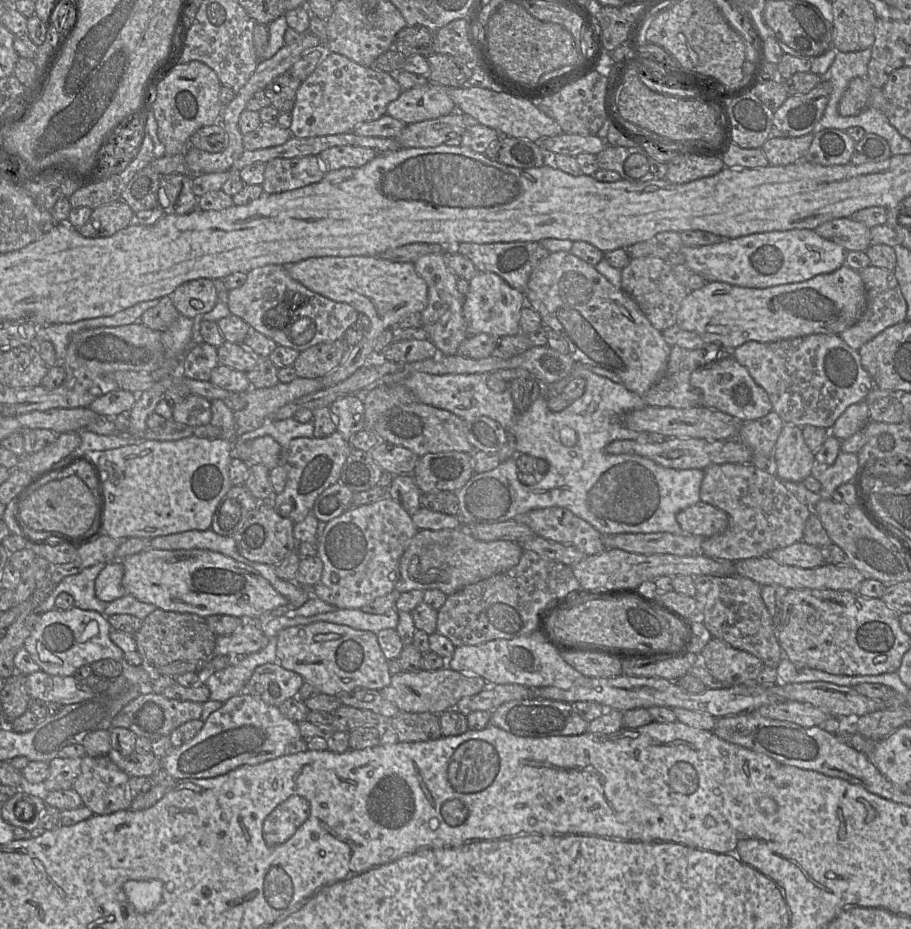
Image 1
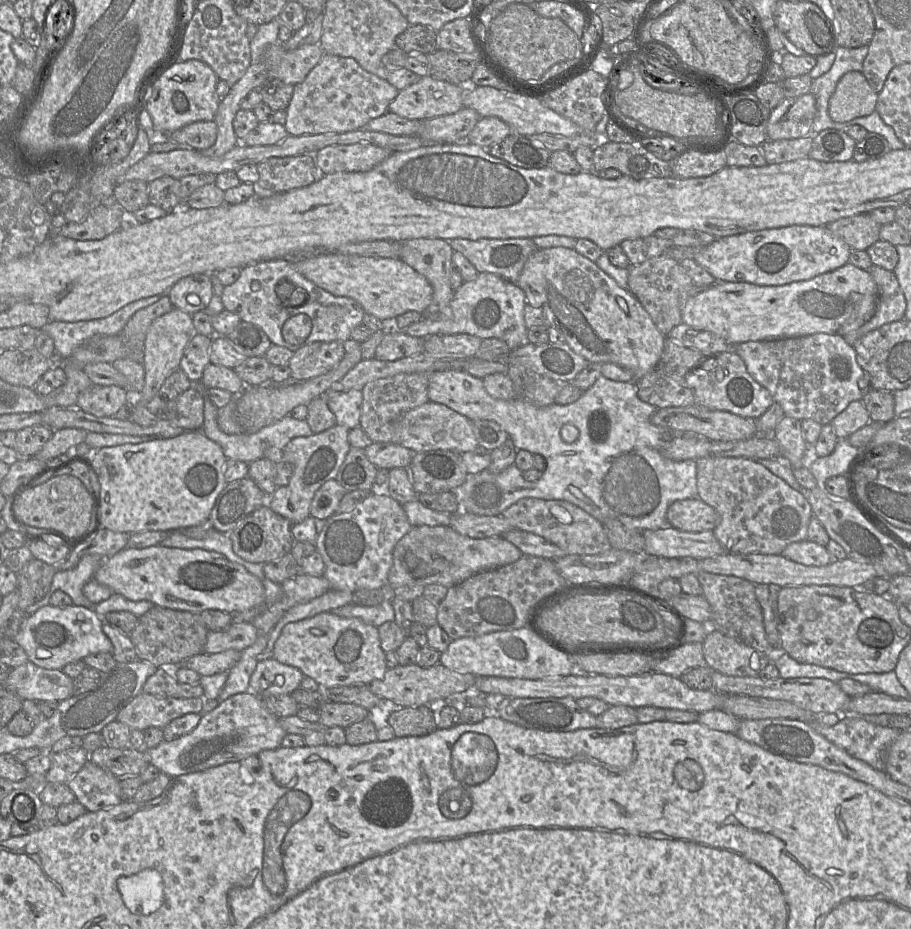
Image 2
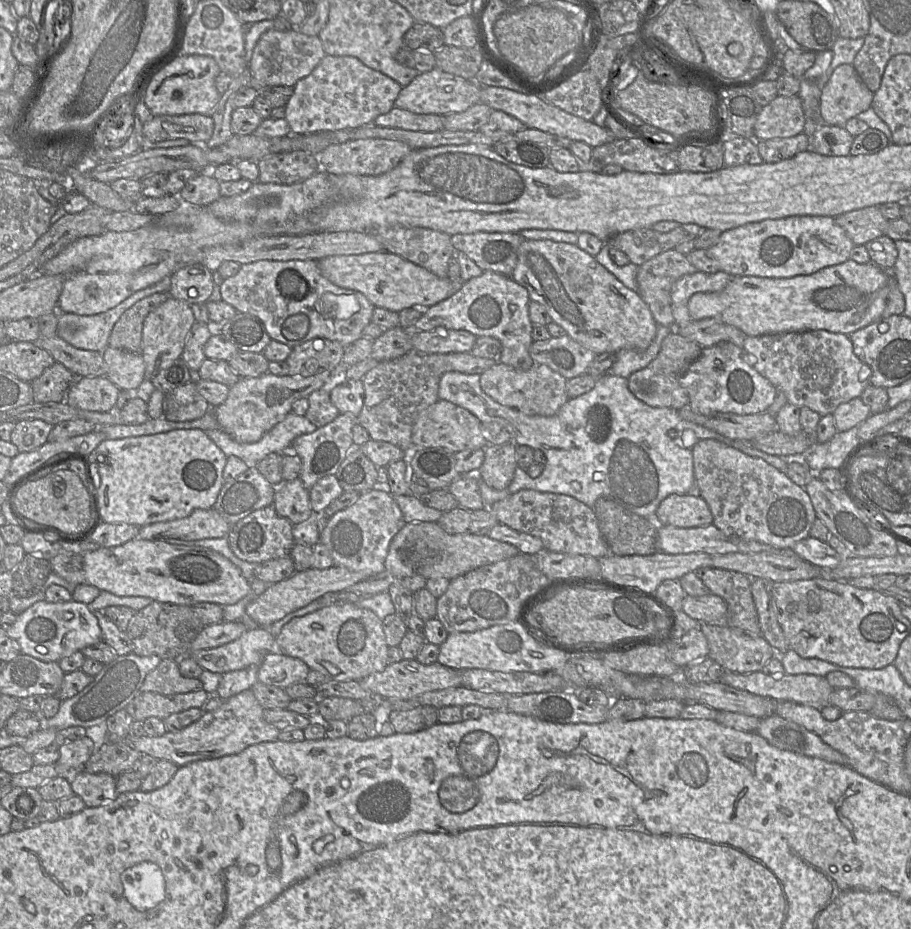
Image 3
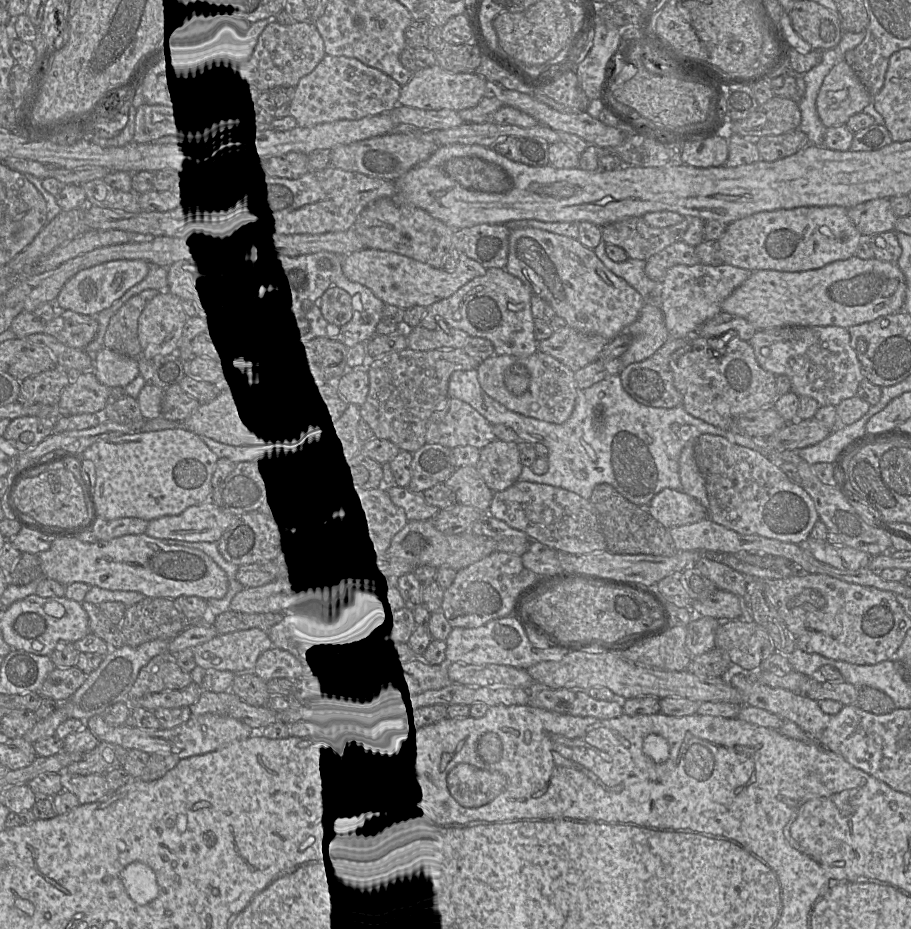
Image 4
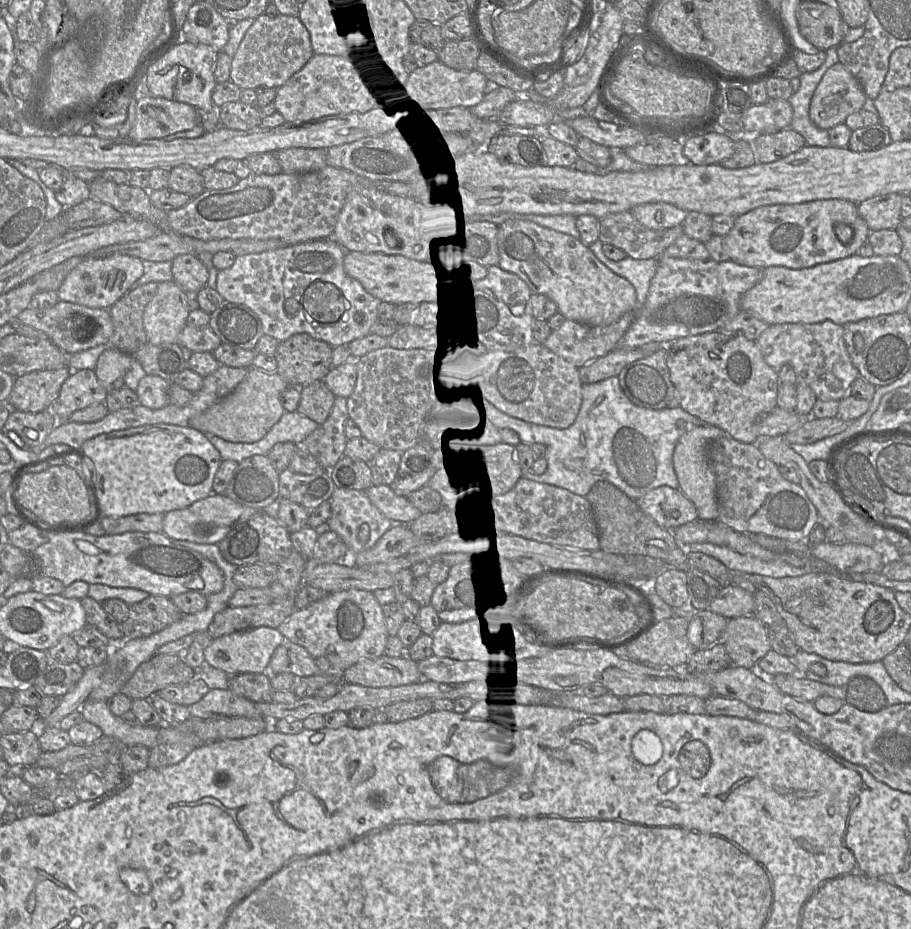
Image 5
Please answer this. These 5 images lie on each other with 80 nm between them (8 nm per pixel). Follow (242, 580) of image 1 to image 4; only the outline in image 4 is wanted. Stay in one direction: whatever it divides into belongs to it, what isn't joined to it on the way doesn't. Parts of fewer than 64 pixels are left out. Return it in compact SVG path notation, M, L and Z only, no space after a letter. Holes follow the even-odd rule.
M132 534L86 543L78 537L53 538L51 547L38 554L43 574L64 586L83 582L113 591L134 591L149 598L197 596L221 599L228 590L226 573L203 551L169 544L147 534Z

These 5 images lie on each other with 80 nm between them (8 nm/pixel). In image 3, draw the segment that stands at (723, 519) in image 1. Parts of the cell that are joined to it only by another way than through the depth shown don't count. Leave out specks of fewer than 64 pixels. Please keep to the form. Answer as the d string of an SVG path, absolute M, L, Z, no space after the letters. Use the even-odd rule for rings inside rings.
M697 493L671 494L661 501L656 510L656 524L679 528L694 528L713 523L707 502Z

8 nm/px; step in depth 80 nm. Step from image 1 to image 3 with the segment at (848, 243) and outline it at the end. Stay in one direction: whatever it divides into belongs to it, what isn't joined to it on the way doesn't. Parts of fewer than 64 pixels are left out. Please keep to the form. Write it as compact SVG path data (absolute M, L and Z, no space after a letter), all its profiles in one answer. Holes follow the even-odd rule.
M870 206L853 210L835 217L855 246L865 245L871 240L886 235L889 227L887 220L879 206Z

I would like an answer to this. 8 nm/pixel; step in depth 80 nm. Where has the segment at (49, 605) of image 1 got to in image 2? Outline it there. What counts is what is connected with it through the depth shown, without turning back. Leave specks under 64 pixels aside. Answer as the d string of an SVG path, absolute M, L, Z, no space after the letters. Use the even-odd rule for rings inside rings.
M87 555L72 569L56 570L47 594L41 600L22 611L25 611L27 615L32 615L41 607L50 605L50 597L56 590L67 593L74 605L93 609L94 604L84 595L83 587L94 577L103 560L104 558L99 555Z

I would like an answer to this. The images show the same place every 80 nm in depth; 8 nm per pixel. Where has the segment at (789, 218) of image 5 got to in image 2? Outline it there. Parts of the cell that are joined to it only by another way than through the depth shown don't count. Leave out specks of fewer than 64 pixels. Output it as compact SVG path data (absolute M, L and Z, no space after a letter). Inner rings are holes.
M791 225L717 238L695 254L694 260L717 282L747 282L781 286L832 272L849 261L851 247L827 226Z

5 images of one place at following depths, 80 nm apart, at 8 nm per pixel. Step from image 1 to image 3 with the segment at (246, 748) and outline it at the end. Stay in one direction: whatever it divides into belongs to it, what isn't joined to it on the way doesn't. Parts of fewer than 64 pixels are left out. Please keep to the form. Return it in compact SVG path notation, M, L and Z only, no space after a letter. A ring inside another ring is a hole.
M245 690L225 700L216 710L204 712L197 721L182 730L166 732L158 737L143 735L125 742L136 751L157 760L168 760L181 767L198 760L238 754L251 745L278 740L280 730L268 724L264 720L263 713L264 708L252 691Z

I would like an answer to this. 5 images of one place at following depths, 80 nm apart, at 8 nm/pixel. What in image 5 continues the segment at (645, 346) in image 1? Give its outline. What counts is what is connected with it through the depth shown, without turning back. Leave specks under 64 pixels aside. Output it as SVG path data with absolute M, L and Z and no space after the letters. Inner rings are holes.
M508 220L498 227L498 266L520 277L531 293L539 293L553 300L565 319L588 325L607 325L624 313L637 308L637 295L632 284L602 264L591 250L574 237L542 227L528 220Z

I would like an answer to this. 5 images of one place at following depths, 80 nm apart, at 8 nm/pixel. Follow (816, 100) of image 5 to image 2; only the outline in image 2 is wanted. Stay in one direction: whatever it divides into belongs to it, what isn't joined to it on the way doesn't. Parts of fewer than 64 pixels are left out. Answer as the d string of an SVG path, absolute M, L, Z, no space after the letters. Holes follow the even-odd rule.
M850 71L838 81L828 103L828 114L834 122L849 122L876 110L877 93L862 72Z

